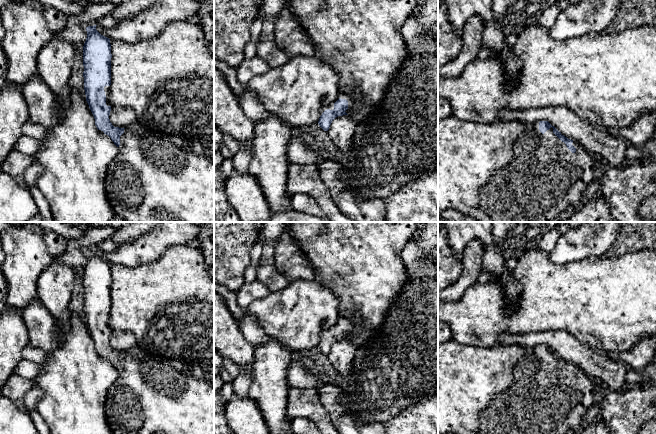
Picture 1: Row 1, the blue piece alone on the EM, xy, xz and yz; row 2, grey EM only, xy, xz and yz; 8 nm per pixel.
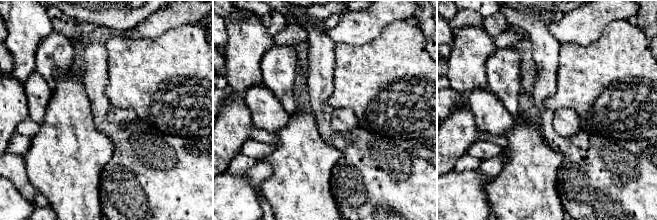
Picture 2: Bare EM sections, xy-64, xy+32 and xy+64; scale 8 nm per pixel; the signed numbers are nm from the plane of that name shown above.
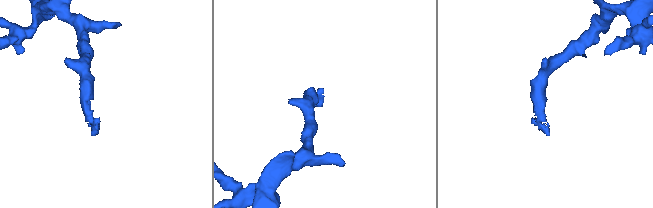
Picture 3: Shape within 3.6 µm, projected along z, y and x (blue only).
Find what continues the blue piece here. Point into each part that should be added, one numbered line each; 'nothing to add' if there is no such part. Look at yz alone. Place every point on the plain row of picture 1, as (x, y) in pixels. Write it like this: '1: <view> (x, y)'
1: yz (506, 389)

